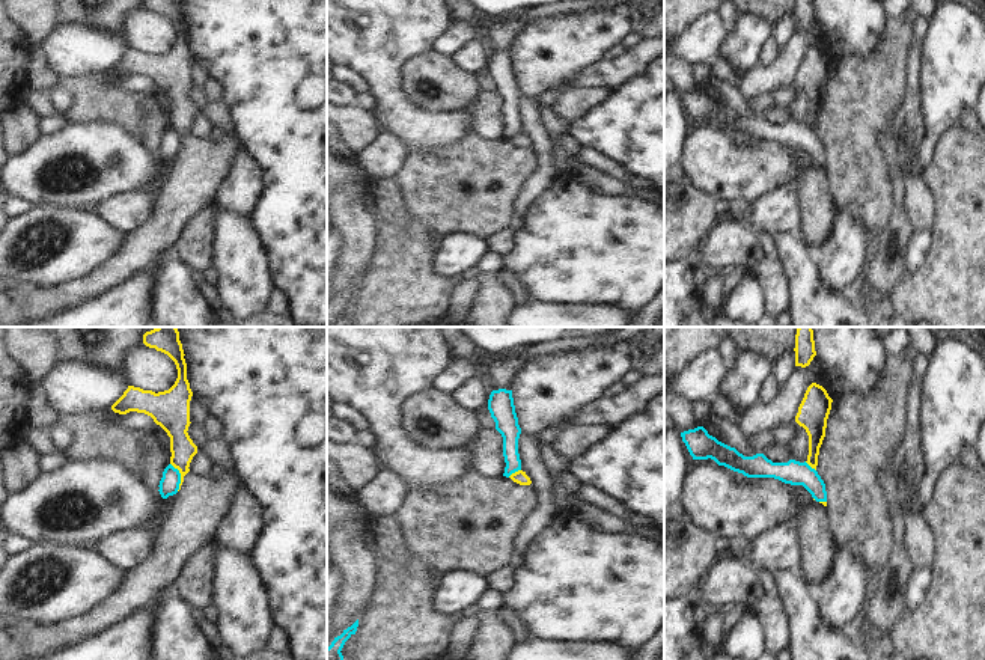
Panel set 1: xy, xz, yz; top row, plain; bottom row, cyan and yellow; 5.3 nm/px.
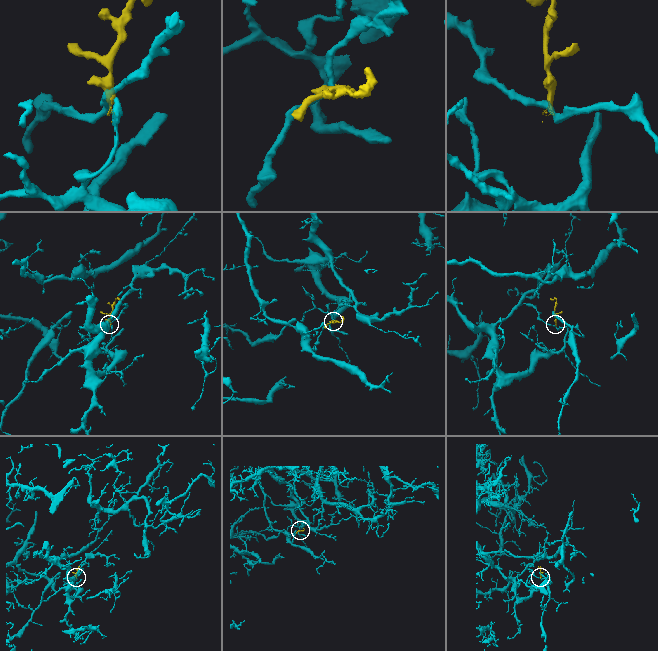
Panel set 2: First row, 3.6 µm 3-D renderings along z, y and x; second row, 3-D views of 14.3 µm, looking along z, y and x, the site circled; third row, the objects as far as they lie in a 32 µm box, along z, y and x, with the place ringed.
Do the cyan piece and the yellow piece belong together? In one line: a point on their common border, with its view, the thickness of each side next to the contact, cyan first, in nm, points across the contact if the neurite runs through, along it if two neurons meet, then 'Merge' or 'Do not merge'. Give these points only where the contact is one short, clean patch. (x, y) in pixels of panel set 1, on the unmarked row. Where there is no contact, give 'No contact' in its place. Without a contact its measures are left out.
Touches cyan at xy (179, 139). Thickness 110 nm (cyan) against 130 nm. Boundary: xy (170, 125), (179, 136), (178, 152). Do not merge

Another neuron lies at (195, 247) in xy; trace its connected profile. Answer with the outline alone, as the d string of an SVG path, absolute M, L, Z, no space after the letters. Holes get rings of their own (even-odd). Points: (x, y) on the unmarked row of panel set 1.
M217 203L208 205L190 218L175 244L179 261L193 271L203 273L214 265L215 206Z

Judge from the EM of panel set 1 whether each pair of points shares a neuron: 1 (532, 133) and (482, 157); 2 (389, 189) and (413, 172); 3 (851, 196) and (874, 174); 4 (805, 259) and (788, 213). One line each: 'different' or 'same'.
1: different
2: different
3: same
4: different

